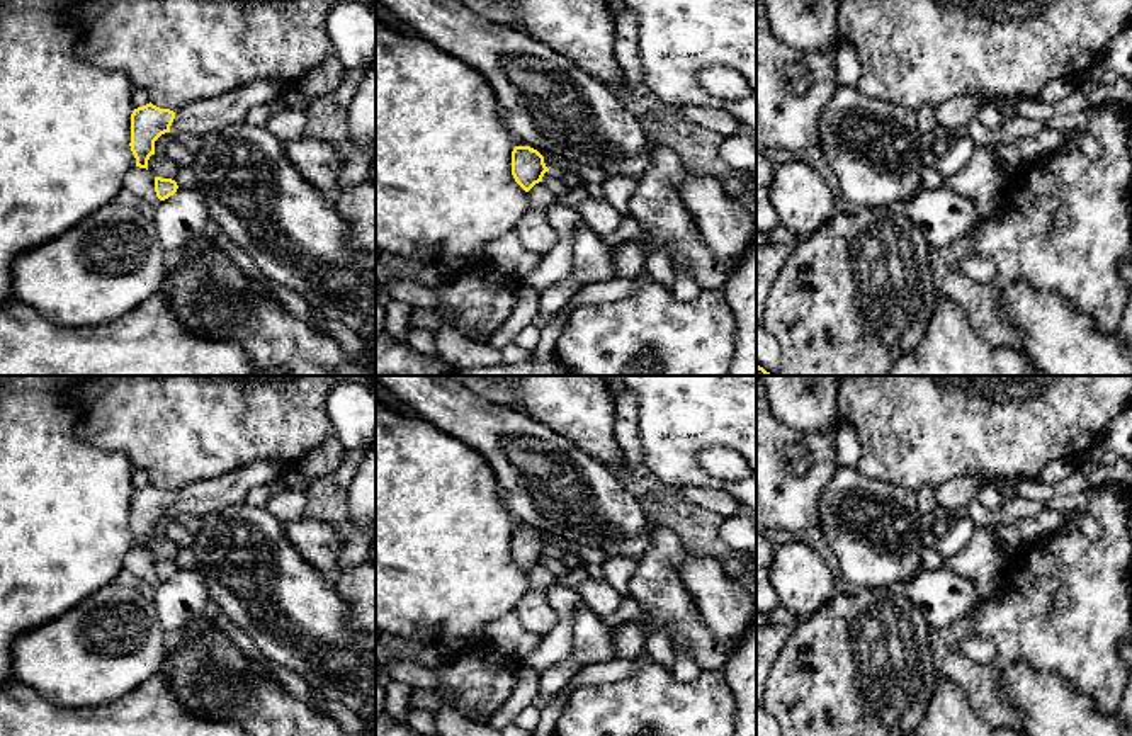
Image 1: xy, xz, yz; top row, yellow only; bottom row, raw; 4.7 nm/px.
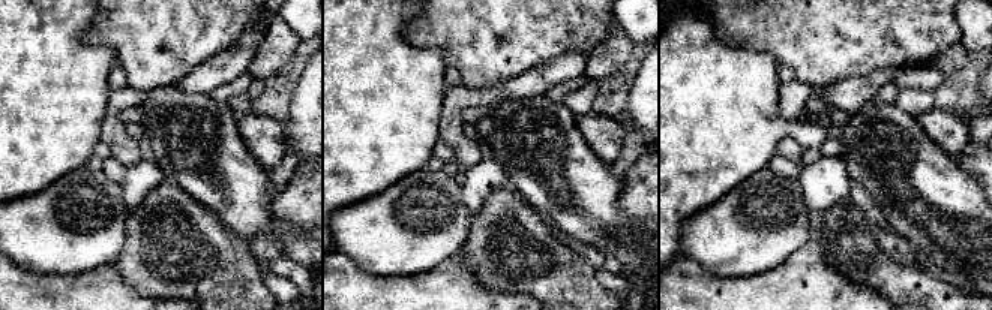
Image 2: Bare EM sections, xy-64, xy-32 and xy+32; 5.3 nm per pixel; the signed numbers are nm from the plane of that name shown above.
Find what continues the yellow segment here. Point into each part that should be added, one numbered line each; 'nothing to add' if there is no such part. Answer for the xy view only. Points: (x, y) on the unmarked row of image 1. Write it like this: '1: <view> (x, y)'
1: xy (208, 497)

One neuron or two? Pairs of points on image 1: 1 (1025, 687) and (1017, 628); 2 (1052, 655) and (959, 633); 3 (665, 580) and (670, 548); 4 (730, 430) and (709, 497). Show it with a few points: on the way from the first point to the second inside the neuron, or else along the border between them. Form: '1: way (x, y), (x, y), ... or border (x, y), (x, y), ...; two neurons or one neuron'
1: border (1059, 677), (1013, 662), (1003, 672), (996, 687); two neurons
2: way (1029, 631), (1024, 626), (983, 626); one neuron
3: way (665, 571), (665, 556); one neuron
4: border (677, 486), (719, 488), (738, 503); two neurons

